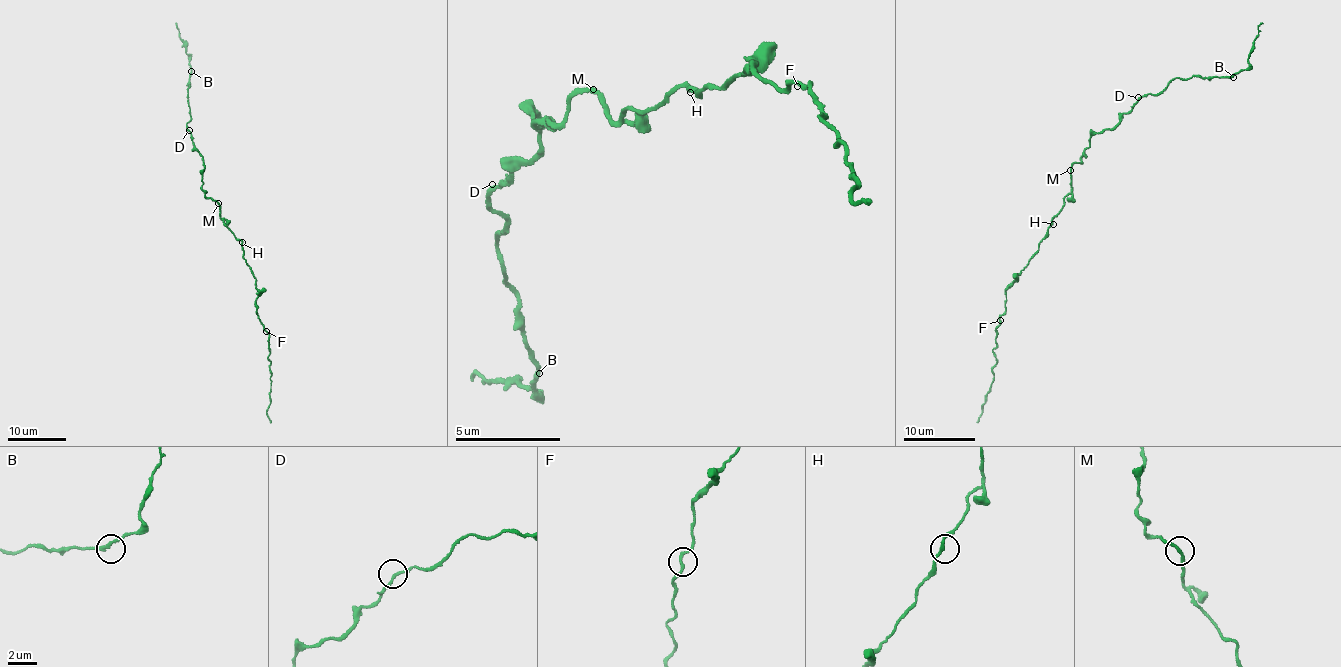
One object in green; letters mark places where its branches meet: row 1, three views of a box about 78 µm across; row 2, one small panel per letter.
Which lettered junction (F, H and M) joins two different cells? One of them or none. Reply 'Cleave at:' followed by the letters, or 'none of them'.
Cleave at: none of them

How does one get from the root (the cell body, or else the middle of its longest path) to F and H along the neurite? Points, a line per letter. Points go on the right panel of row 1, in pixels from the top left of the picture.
F: (1071, 180), (1071, 191), (1053, 216), (1047, 235), (1005, 291), (1000, 320)
H: (1071, 180), (1071, 191), (1053, 216), (1053, 224)

